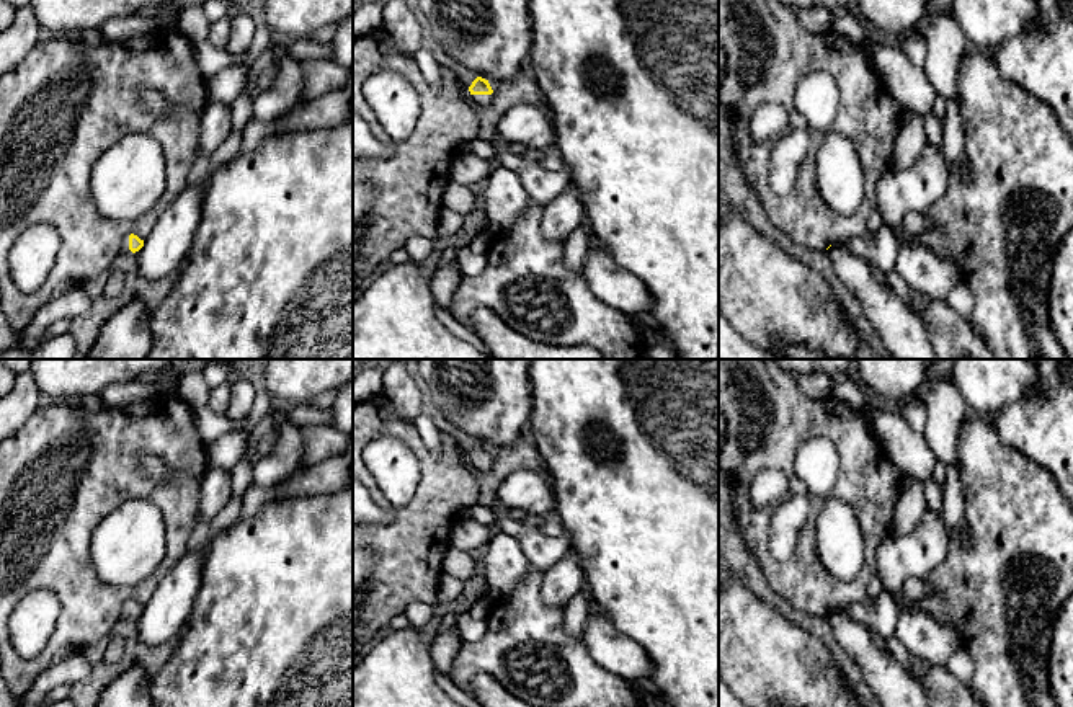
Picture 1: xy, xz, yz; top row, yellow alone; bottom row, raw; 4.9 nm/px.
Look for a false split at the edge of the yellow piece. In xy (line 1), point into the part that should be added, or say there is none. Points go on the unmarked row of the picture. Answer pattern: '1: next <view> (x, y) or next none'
1: next xy (124, 614)

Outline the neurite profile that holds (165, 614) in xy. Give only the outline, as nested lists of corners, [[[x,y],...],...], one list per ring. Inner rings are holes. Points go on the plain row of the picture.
[[[186,550],[158,581],[150,601],[139,616],[139,638],[147,645],[162,645],[178,638],[191,614],[203,581],[204,557]]]

